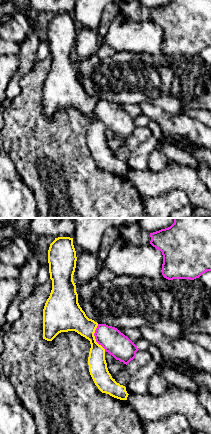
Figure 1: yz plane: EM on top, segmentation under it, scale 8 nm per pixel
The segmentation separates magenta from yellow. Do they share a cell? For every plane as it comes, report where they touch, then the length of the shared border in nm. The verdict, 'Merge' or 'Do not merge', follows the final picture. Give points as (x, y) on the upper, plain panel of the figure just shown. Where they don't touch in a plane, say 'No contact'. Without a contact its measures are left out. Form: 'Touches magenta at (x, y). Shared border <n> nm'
Touches magenta at (95, 113). Shared border 220 nm

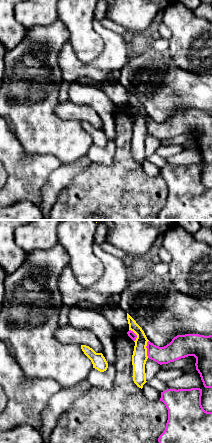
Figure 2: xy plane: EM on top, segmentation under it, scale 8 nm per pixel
Touches magenta at (147, 125). Shared border 140 nm

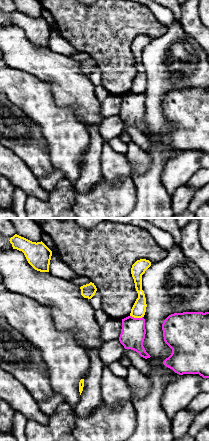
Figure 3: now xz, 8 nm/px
Touches magenta at (136, 94). Shared border 110 nm

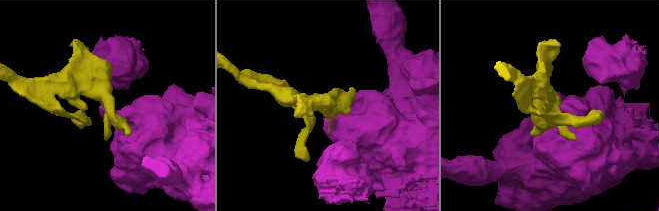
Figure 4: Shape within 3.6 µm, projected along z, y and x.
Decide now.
Do not merge

